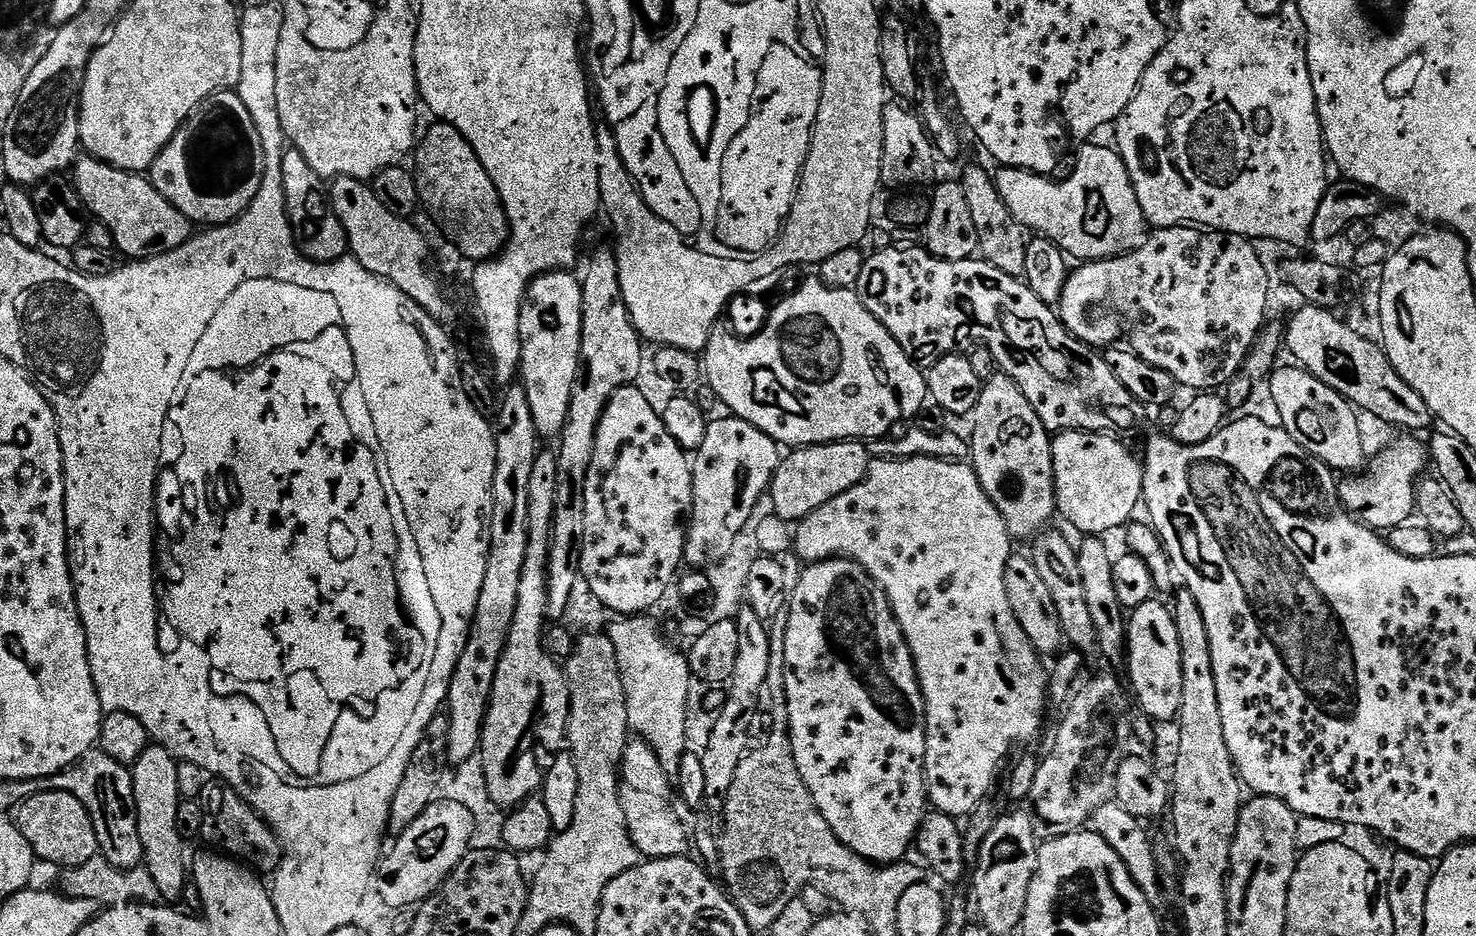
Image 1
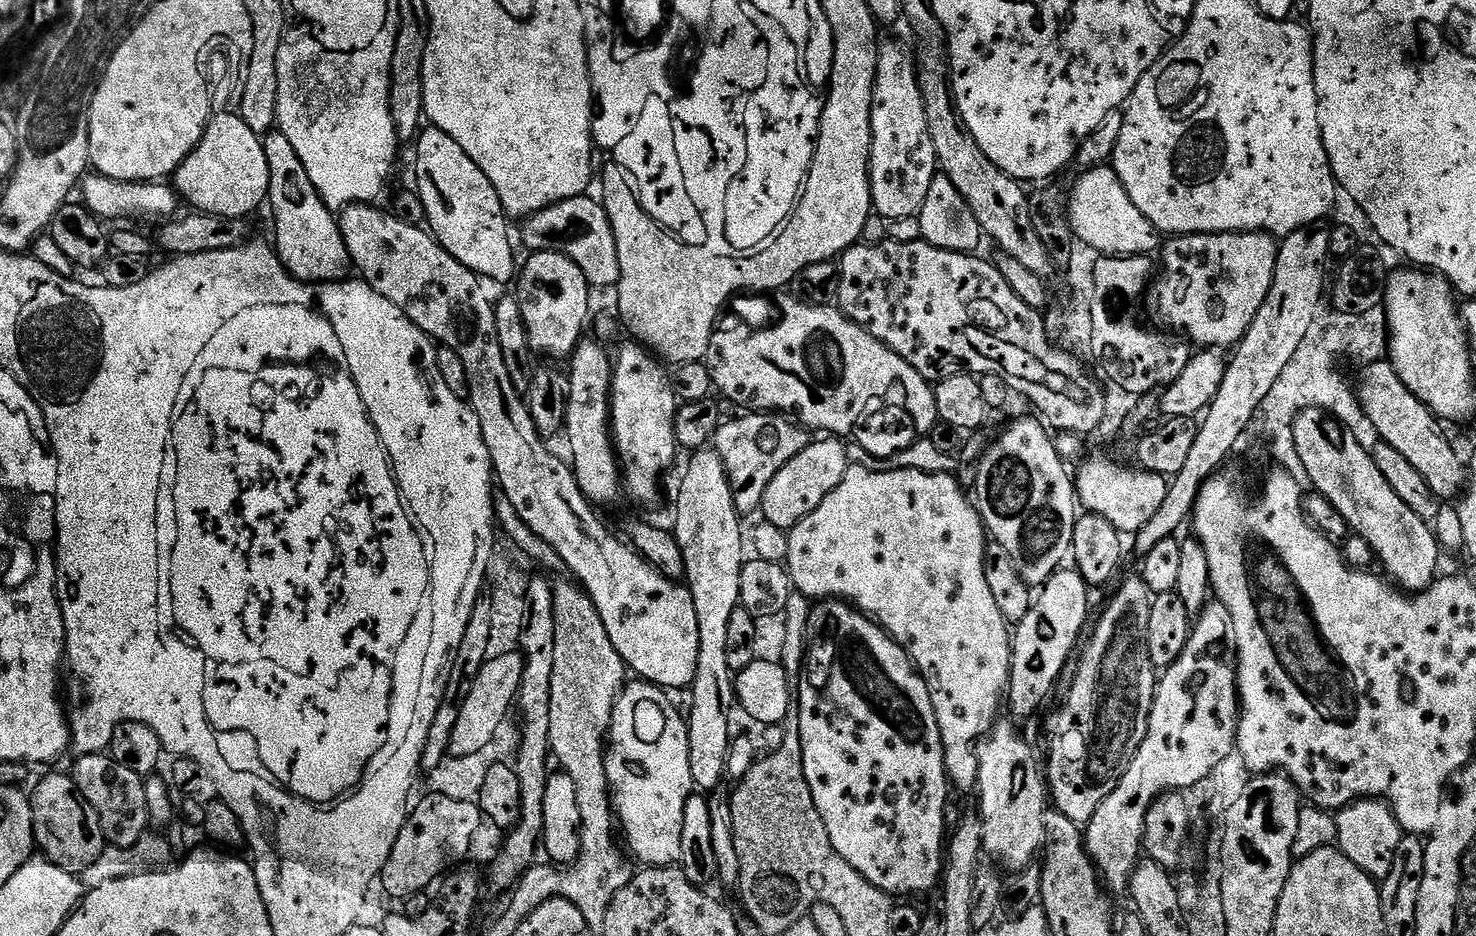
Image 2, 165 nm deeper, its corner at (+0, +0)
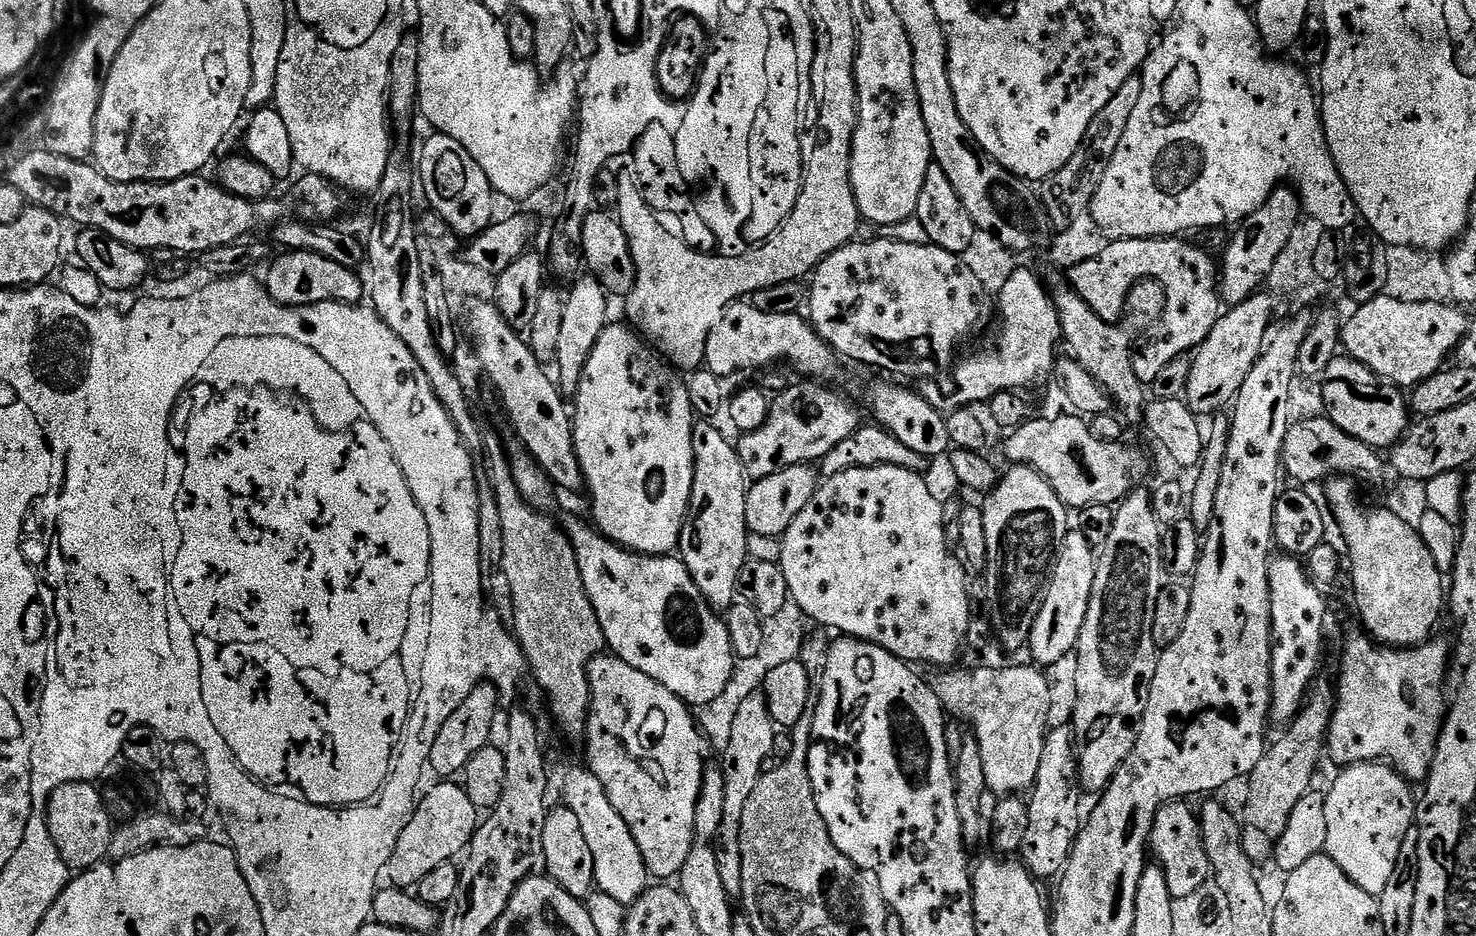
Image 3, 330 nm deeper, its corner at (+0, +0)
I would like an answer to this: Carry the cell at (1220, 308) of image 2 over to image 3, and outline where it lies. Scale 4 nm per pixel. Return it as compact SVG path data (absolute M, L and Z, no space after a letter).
M1292 186L1275 188L1272 197L1254 213L1248 216L1235 229L1232 241L1224 252L1224 264L1220 268L1220 288L1222 296L1229 305L1242 303L1243 300L1259 293L1278 256L1286 249L1290 236L1302 219L1302 201L1297 189Z

